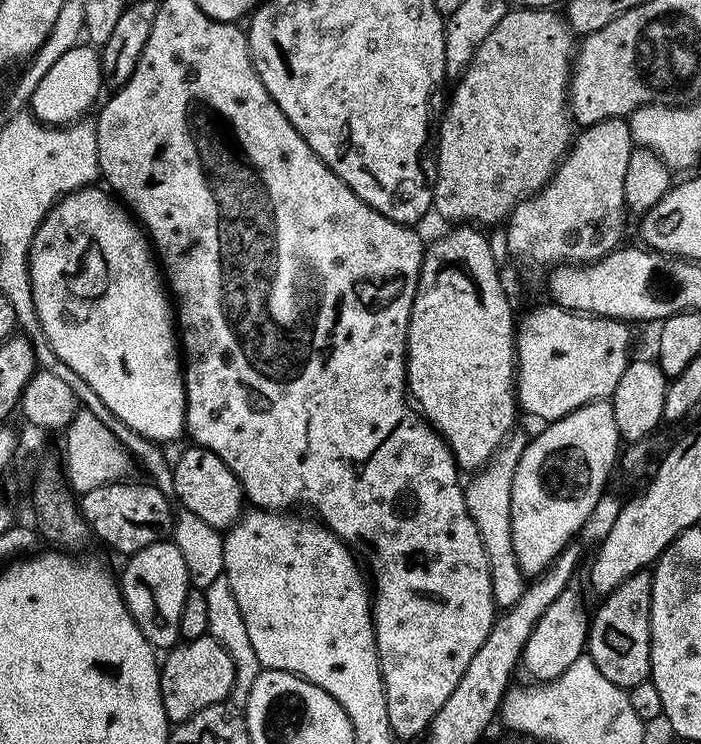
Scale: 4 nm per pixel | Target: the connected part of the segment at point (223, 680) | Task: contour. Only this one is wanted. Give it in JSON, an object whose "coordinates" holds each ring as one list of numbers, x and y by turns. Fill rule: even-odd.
{"coordinates":[[205,634,193,640,184,640,165,656,168,657,165,660,163,657,160,664,160,693,162,706,173,725,188,720,198,714,198,710,206,710,206,706,223,704,229,699,234,686,235,666,230,654,214,637]]}

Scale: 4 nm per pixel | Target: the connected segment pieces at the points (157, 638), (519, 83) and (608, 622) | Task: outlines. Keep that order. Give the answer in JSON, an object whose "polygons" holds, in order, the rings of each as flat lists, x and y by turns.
{"polygons":[[[165,538,131,553,127,560,124,577,121,575,118,580,124,604,135,615,142,635,153,646,160,650,171,649,178,636,183,603,190,589,182,551,171,539]],[[517,8,517,12,509,10,486,35,468,67,455,81,456,89,448,100,444,117,441,120,439,117,438,139,434,144,432,208,444,220,471,222,476,226,496,226,499,220,500,223,507,221,517,203,548,183,573,143,574,124,567,102,574,33,559,11]],[[616,588,614,594,605,595,601,606,591,617,588,626,587,655,591,656,594,666,602,670,610,682,625,690,633,688,638,682,649,679,652,671,652,618,647,611,628,612,632,604,645,599,646,592,640,588]]]}

